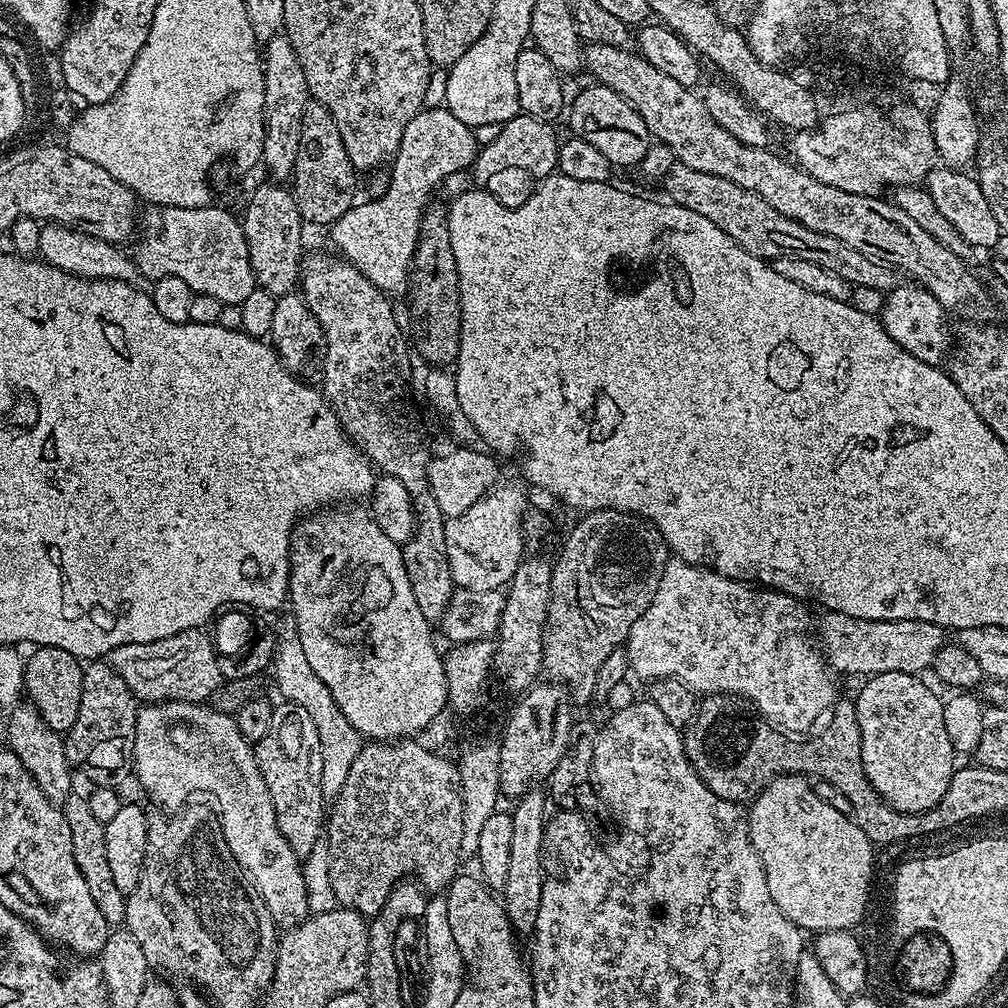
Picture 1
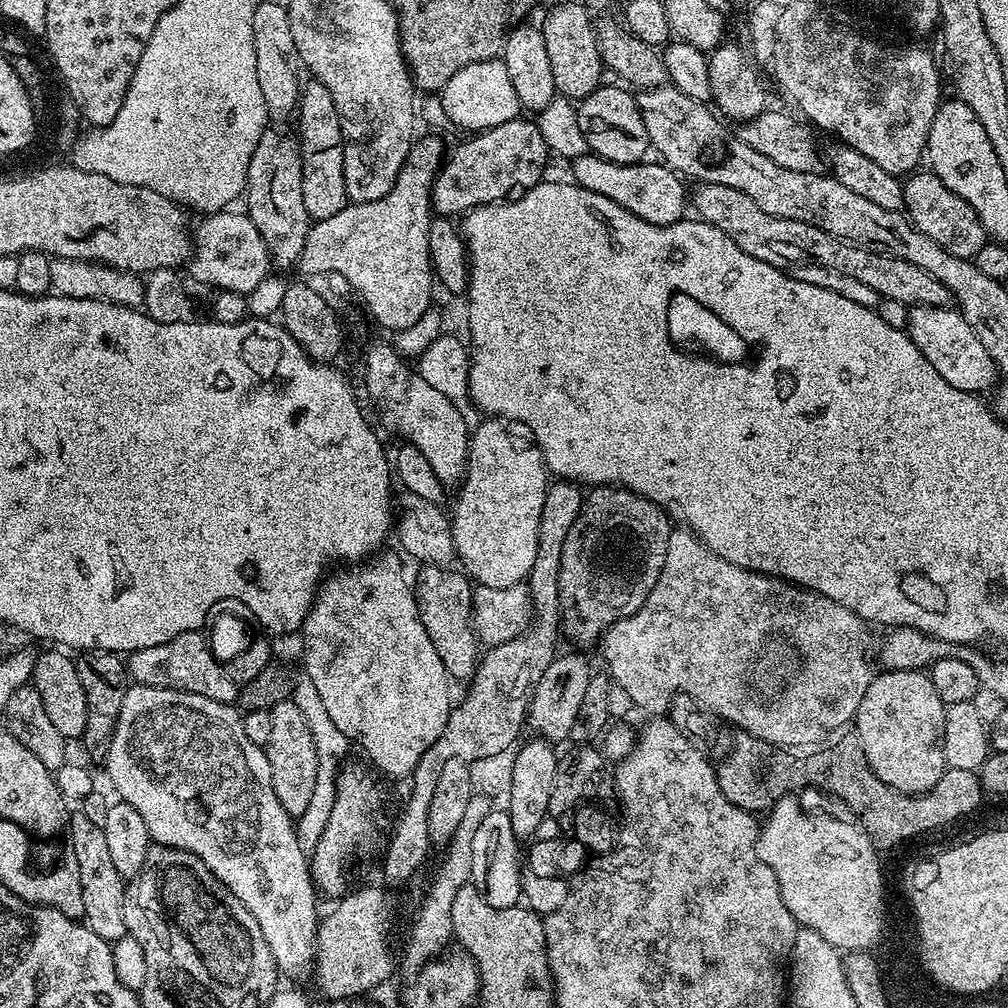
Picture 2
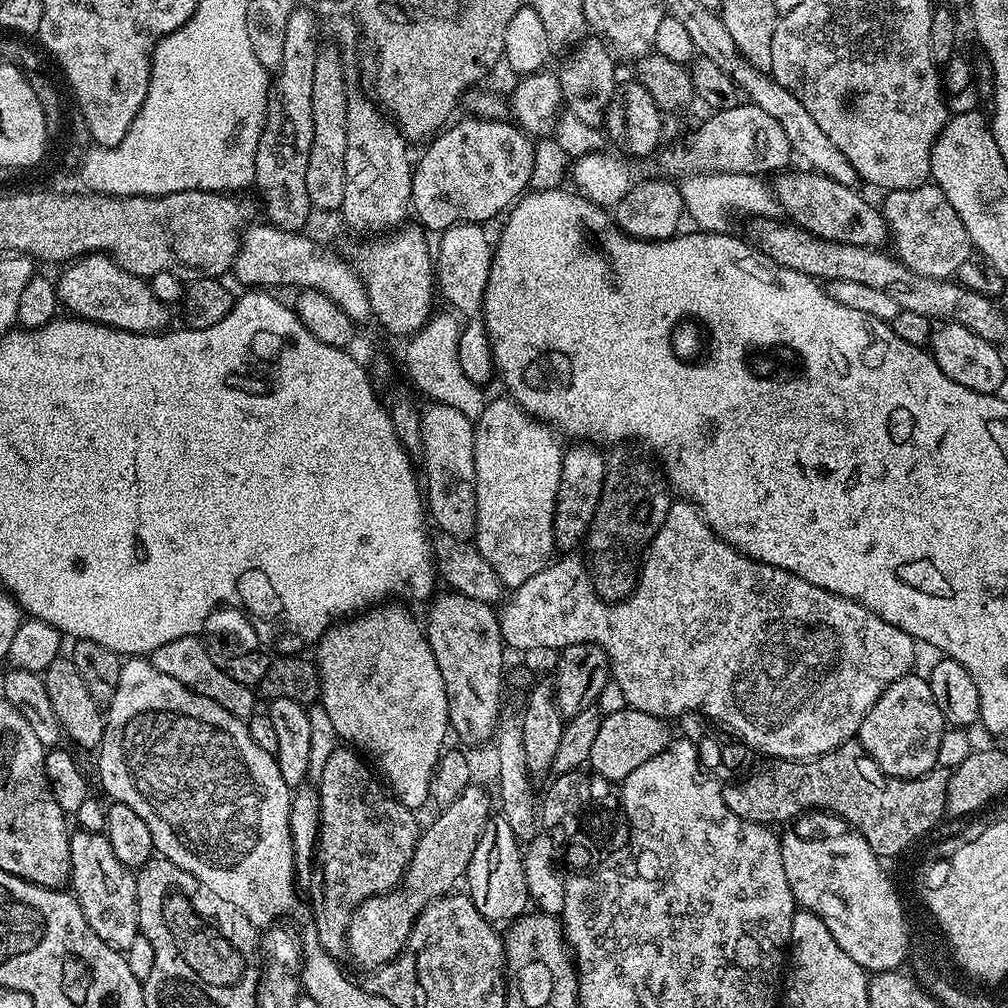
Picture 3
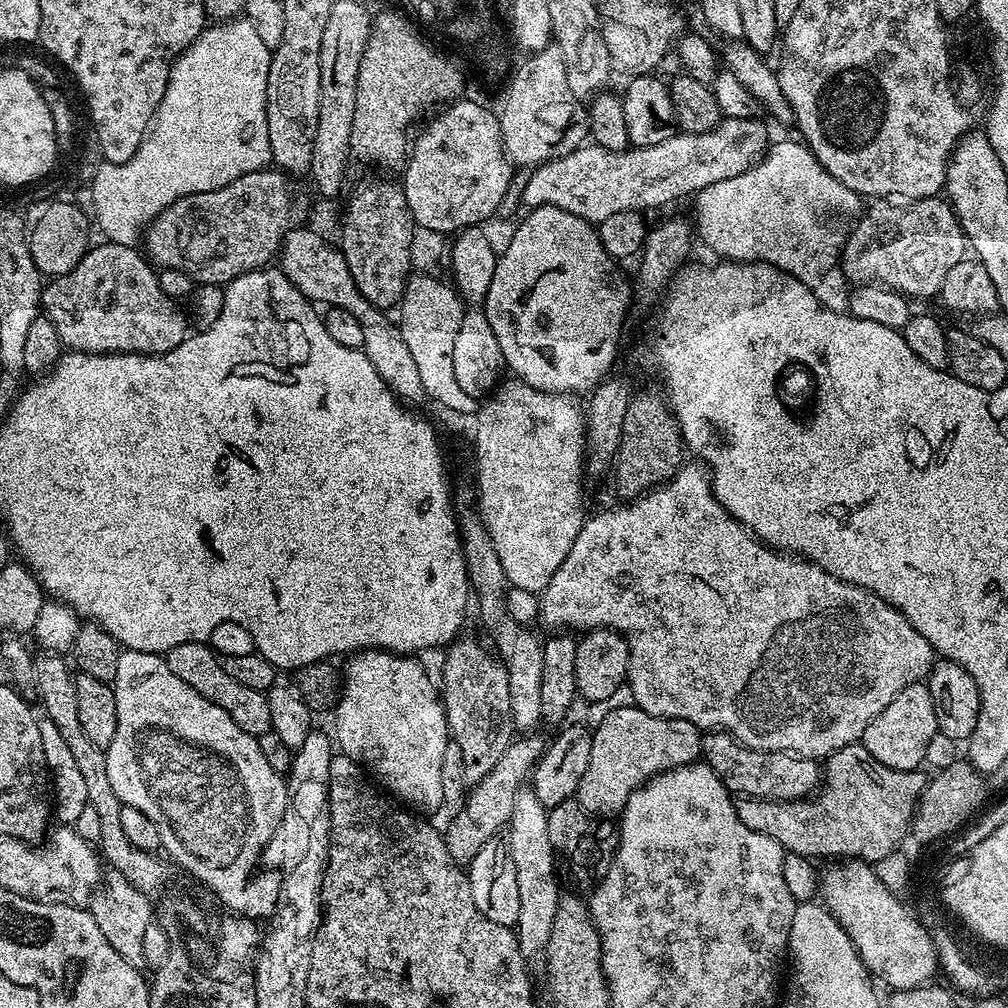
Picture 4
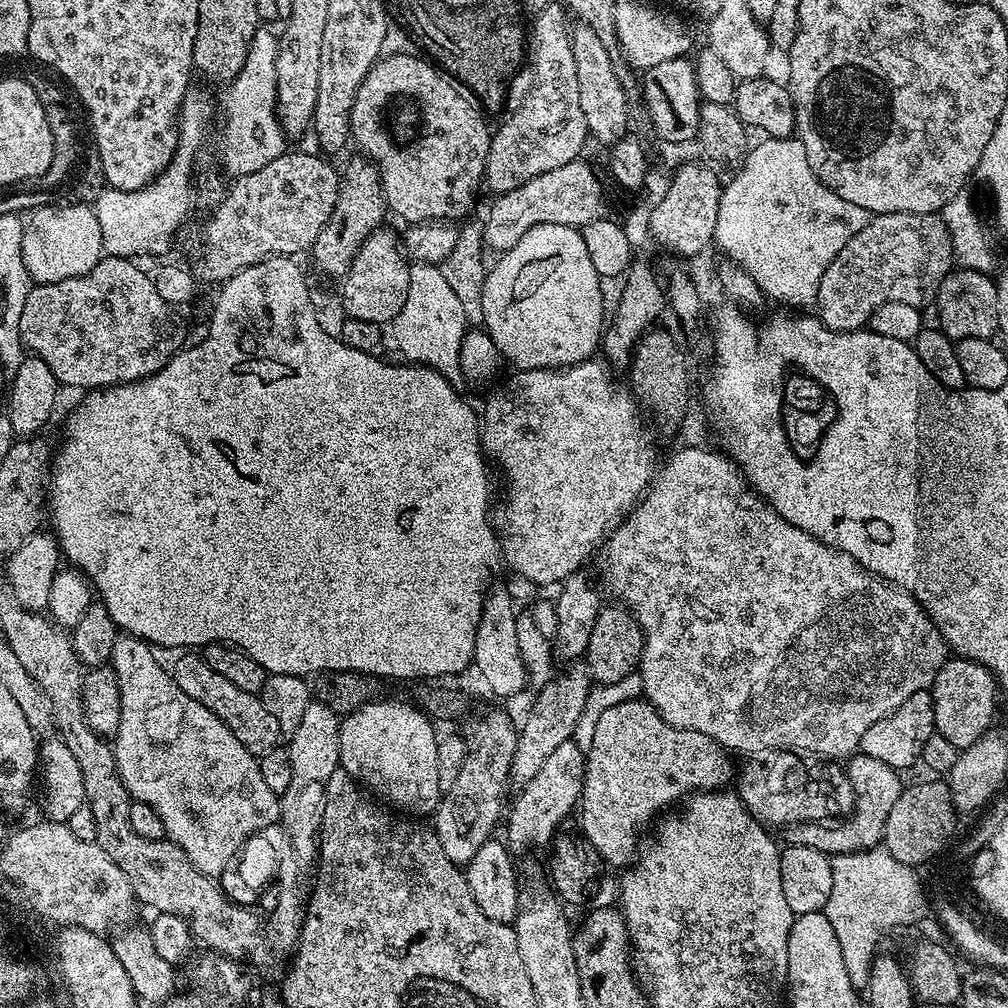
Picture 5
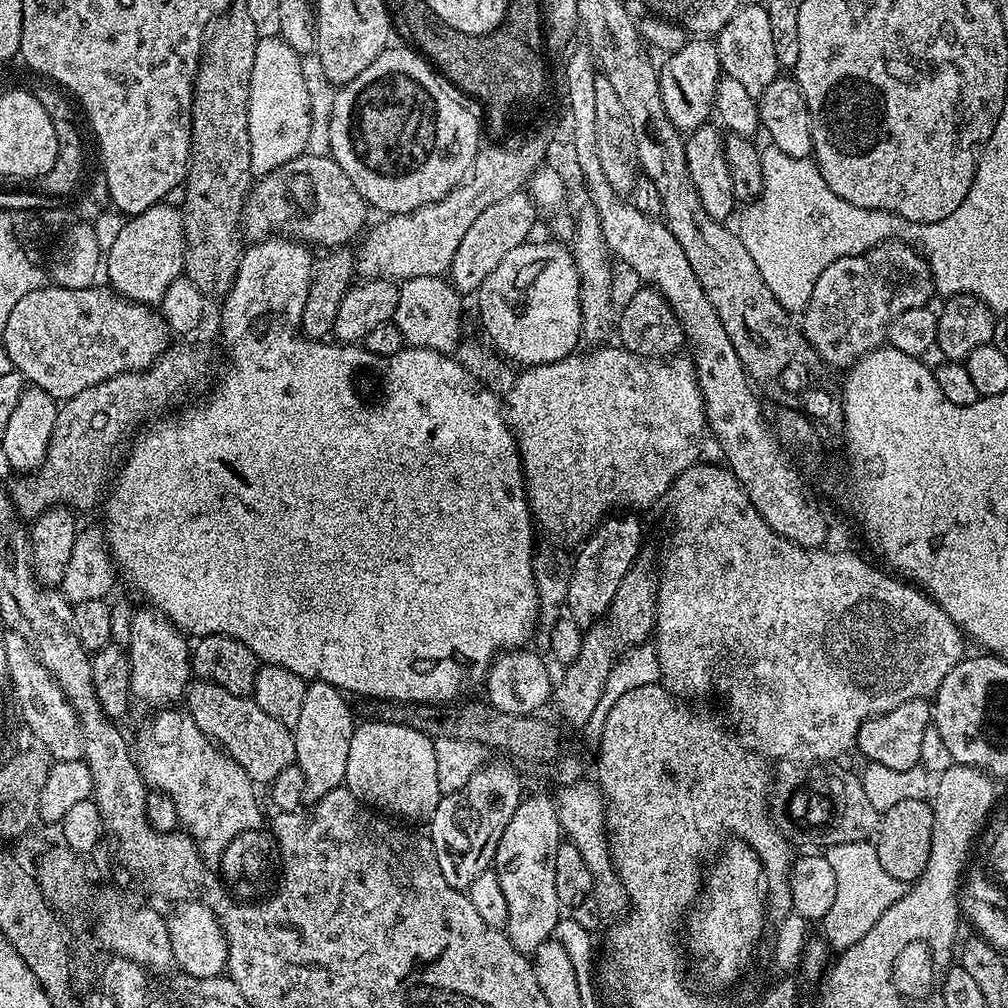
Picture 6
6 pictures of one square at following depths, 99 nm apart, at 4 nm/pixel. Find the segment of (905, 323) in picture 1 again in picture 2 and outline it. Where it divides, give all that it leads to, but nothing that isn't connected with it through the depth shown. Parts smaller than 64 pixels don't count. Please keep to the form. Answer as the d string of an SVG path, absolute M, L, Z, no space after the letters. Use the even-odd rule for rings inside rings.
M925 304L909 307L906 331L914 346L922 350L922 358L926 358L926 362L930 362L930 366L934 366L934 370L938 370L938 374L950 382L950 386L963 392L984 394L988 387L991 389L997 383L996 363L990 354L986 354L986 346L978 342L978 334L970 330L966 318L955 307L935 308Z

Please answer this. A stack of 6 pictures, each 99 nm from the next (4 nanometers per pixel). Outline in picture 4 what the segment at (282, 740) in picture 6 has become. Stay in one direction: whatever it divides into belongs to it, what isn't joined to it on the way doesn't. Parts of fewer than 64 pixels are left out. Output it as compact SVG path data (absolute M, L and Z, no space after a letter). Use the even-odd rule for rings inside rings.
M186 642L182 646L174 646L166 653L170 670L174 670L174 674L182 678L182 682L186 682L186 686L198 690L202 698L214 702L214 706L222 706L222 710L226 710L226 714L230 714L230 718L234 718L234 722L238 722L238 726L242 726L246 734L259 738L272 727L267 695L258 690L250 690L250 686L242 686L242 682L230 678L230 674L222 670L220 656L212 653L208 647L207 643L198 642Z

